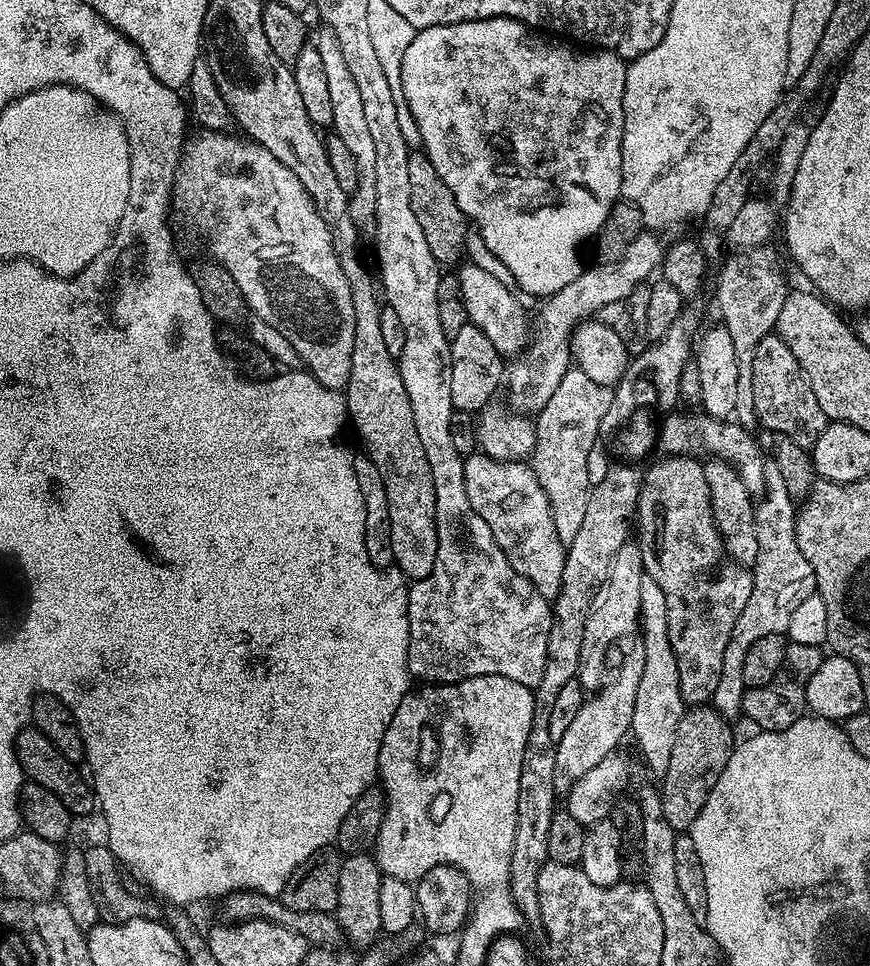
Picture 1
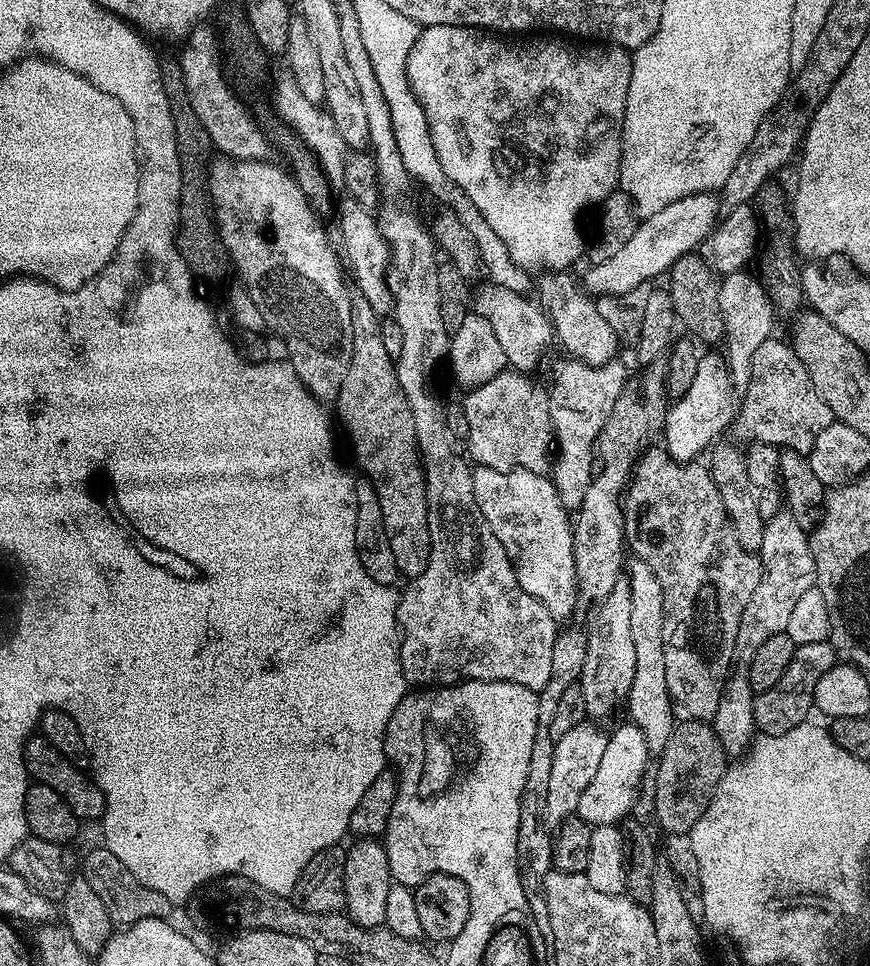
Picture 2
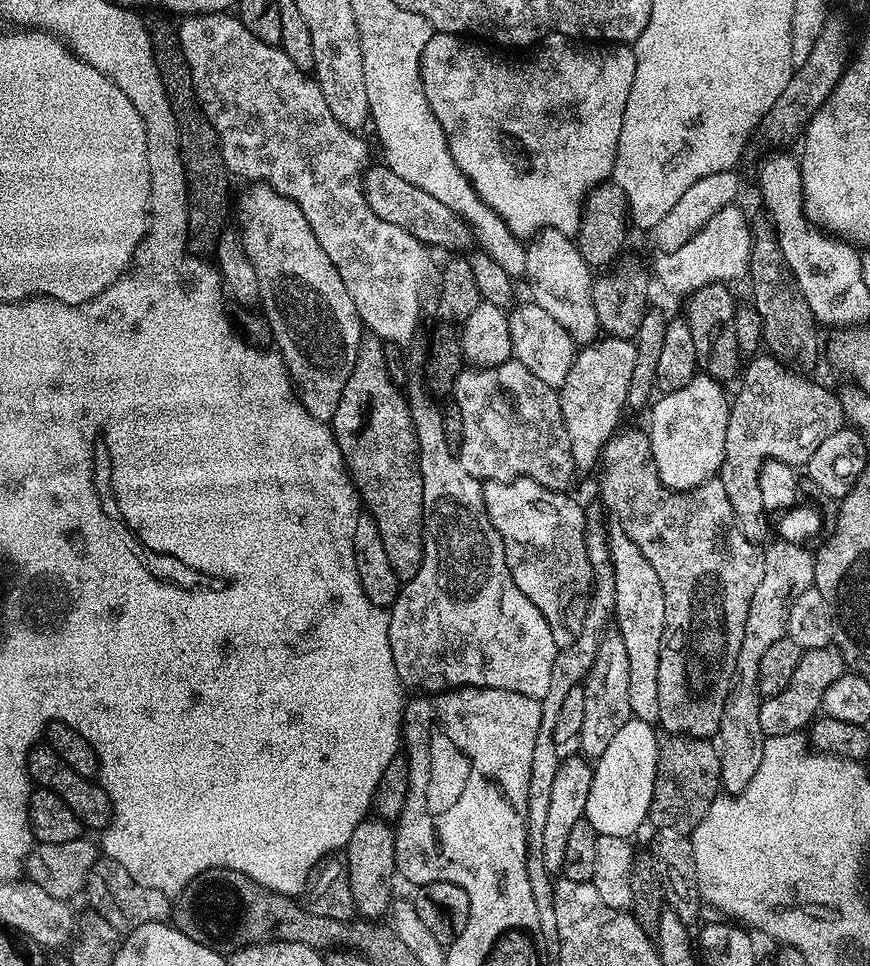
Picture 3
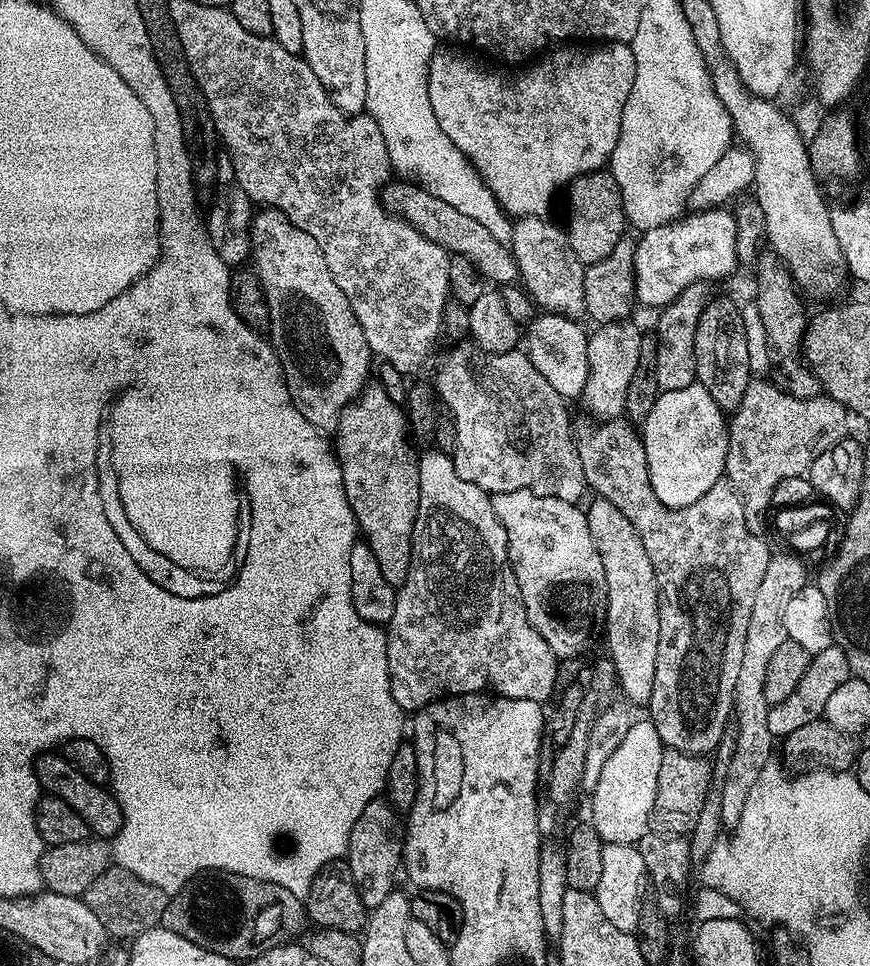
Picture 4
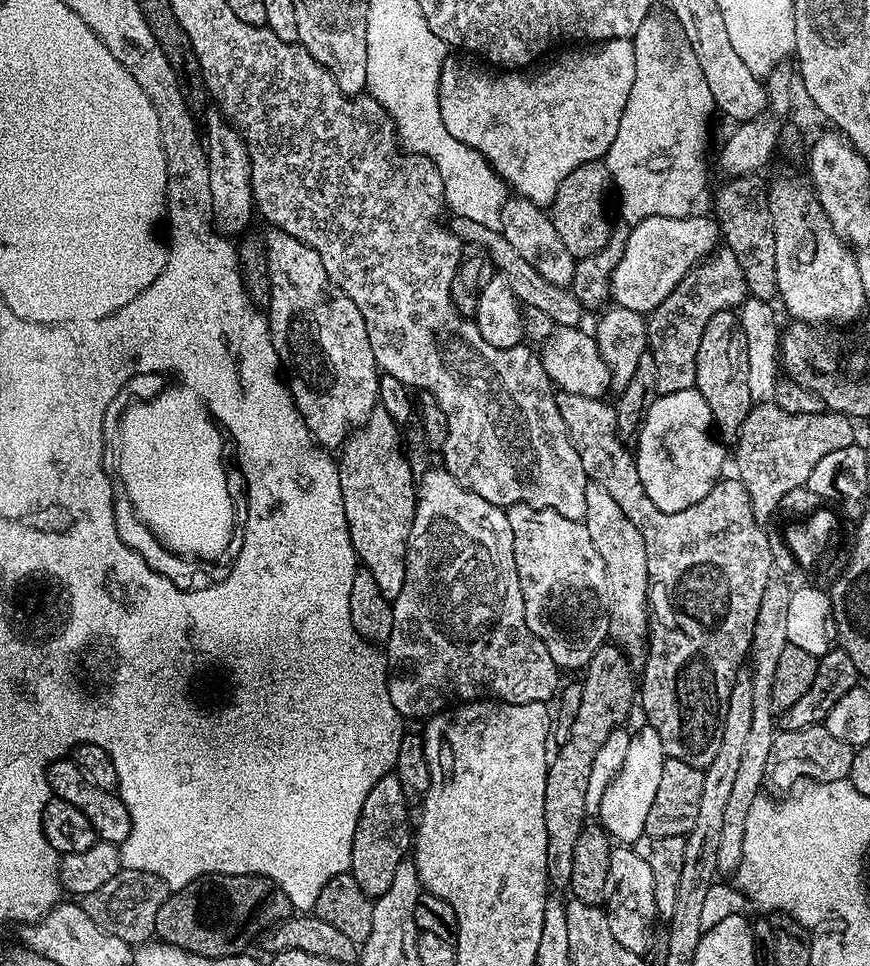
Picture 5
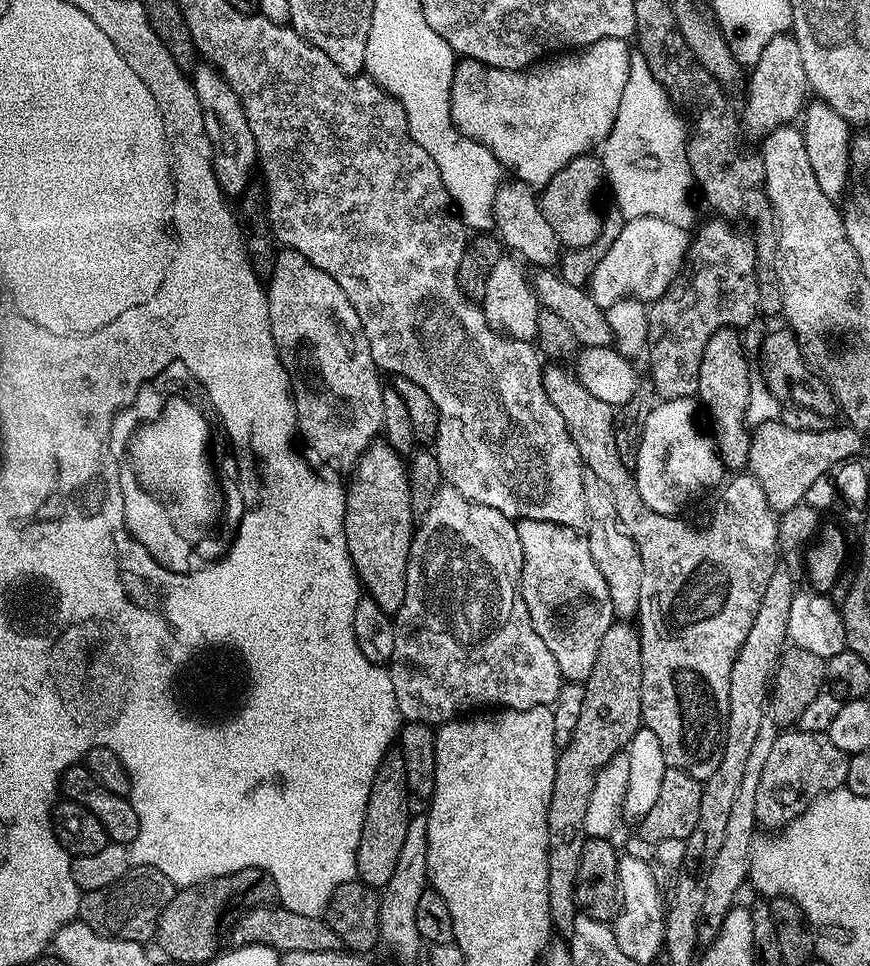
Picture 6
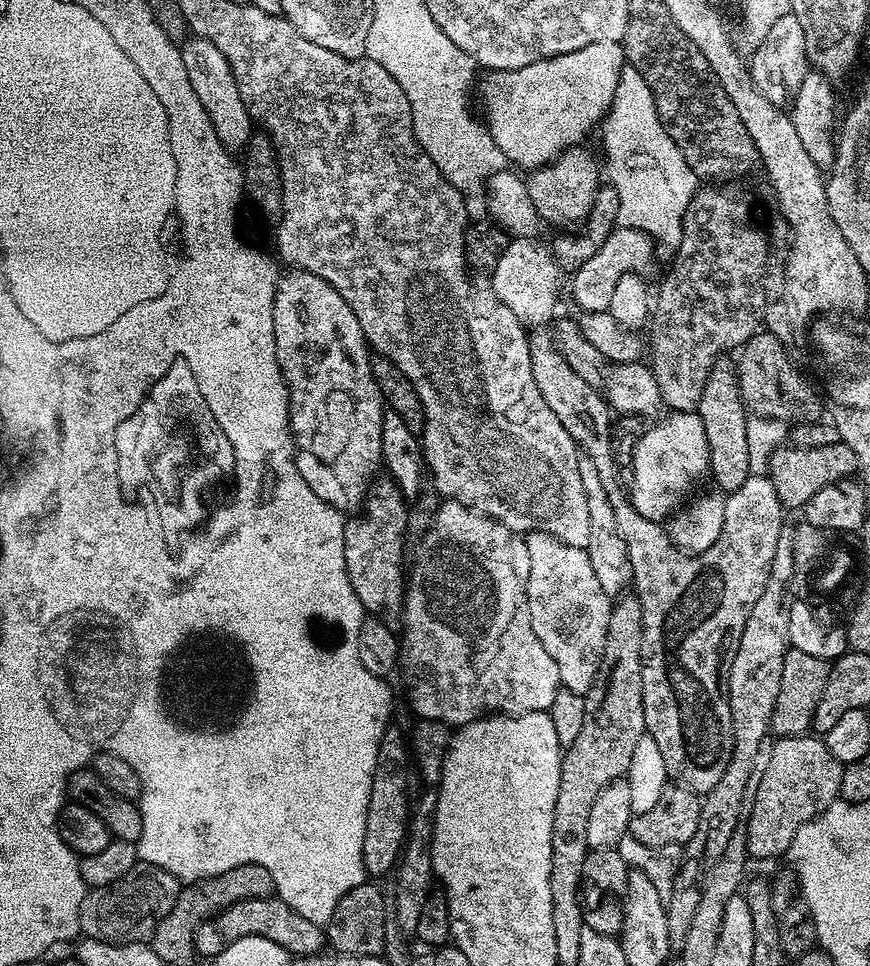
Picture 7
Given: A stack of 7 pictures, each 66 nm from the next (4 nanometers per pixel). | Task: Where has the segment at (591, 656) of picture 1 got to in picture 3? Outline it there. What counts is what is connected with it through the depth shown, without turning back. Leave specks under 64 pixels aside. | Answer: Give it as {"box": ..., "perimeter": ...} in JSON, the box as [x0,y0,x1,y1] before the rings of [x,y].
{"box":[578,634,633,762],"perimeter":[[[618,634],[611,635],[600,636],[600,645],[598,654],[594,658],[594,666],[589,670],[588,679],[582,685],[588,697],[586,698],[586,714],[582,717],[582,730],[578,737],[578,745],[580,744],[581,748],[579,751],[592,762],[599,760],[601,754],[606,750],[606,746],[610,746],[614,734],[618,734],[618,730],[622,730],[622,726],[626,726],[626,722],[633,719],[630,710],[630,662],[626,659],[626,646],[622,646],[622,638]]]}

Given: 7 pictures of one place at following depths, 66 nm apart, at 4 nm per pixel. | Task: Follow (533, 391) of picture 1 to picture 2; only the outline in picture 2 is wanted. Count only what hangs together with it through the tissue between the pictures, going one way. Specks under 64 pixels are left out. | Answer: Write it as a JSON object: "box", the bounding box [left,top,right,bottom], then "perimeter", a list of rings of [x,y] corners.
{"box":[582,192,721,298],"perimeter":[[[699,192],[693,196],[680,198],[678,202],[672,202],[670,206],[666,206],[666,210],[660,210],[658,214],[643,217],[637,223],[630,242],[626,242],[626,246],[622,246],[622,250],[618,250],[618,254],[606,258],[606,262],[598,262],[589,267],[590,270],[585,274],[584,280],[582,276],[583,291],[596,298],[621,296],[622,294],[630,294],[630,290],[634,290],[638,286],[655,281],[655,276],[660,276],[663,272],[665,275],[678,262],[678,258],[695,253],[711,236],[712,230],[716,227],[721,216],[721,201],[711,192]]]}

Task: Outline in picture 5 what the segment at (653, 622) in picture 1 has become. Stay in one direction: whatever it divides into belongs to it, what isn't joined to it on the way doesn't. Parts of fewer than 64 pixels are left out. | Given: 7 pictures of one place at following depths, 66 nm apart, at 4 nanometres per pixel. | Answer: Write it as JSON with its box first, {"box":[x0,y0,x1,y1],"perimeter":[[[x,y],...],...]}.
{"box":[583,482,650,669],"perimeter":[[[591,482],[586,486],[586,514],[583,518],[586,530],[590,530],[590,539],[594,542],[594,550],[598,550],[602,563],[606,566],[606,578],[610,581],[610,622],[608,634],[611,643],[624,651],[624,656],[633,669],[644,667],[644,660],[648,656],[648,622],[650,609],[648,606],[648,571],[646,570],[646,542],[642,542],[642,534],[638,534],[638,526],[622,514],[618,502],[602,486]]]}

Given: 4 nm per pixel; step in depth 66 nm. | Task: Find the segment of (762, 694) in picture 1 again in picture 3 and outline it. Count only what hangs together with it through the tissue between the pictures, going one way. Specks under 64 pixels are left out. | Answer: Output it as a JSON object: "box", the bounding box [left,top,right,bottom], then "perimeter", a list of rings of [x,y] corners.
{"box":[758,646,845,737],"perimeter":[[[835,646],[803,649],[798,667],[794,670],[790,683],[786,685],[786,690],[782,690],[782,694],[774,694],[760,701],[758,723],[762,725],[765,737],[781,736],[791,732],[799,733],[807,729],[821,711],[820,703],[827,687],[833,682],[838,682],[838,678],[842,678],[845,671],[844,659]]]}

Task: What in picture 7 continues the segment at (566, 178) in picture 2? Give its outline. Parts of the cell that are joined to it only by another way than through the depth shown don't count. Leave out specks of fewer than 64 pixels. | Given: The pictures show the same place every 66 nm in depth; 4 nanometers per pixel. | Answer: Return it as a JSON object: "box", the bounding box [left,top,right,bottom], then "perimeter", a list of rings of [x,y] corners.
{"box":[478,42,625,169],"perimeter":[[[590,42],[582,50],[542,58],[518,70],[485,71],[478,80],[478,104],[480,100],[484,107],[482,119],[490,138],[517,169],[549,164],[567,148],[583,145],[584,136],[603,121],[625,66],[623,43]]]}

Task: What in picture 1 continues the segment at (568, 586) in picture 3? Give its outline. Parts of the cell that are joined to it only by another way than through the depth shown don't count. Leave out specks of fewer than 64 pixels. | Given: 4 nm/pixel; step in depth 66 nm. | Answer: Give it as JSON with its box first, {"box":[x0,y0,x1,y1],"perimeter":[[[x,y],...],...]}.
{"box":[464,450,566,602],"perimeter":[[[477,450],[464,457],[464,477],[470,506],[490,526],[490,534],[494,534],[494,542],[506,554],[510,566],[530,581],[538,594],[550,602],[555,600],[562,586],[566,545],[558,538],[550,502],[531,467],[524,462],[495,460]]]}

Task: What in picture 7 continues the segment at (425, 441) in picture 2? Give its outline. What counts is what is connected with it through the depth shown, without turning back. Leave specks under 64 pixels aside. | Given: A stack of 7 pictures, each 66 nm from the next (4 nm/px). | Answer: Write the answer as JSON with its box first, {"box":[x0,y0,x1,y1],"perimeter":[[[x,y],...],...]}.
{"box":[399,500,561,726],"perimeter":[[[444,500],[434,517],[433,525],[429,532],[420,540],[416,552],[416,565],[411,565],[410,575],[406,580],[404,594],[404,614],[402,629],[404,634],[399,637],[399,667],[403,670],[404,680],[408,683],[408,696],[412,699],[412,708],[421,720],[437,720],[449,726],[468,724],[471,720],[489,714],[503,714],[517,716],[531,712],[546,712],[554,702],[554,694],[558,694],[561,682],[558,678],[558,666],[554,666],[554,658],[546,654],[546,646],[538,642],[538,634],[530,626],[530,610],[526,598],[526,586],[530,582],[530,550],[528,541],[523,535],[510,530],[506,525],[481,516],[474,509],[460,504],[456,500]]]}

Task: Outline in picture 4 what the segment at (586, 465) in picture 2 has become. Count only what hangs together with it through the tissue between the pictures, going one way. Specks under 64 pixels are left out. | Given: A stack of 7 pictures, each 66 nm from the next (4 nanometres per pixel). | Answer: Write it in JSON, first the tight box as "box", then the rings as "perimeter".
{"box":[582,320,645,421],"perimeter":[[[615,320],[613,324],[599,325],[588,338],[588,377],[582,403],[589,408],[597,421],[614,420],[624,416],[626,390],[638,370],[645,333],[628,320]]]}

